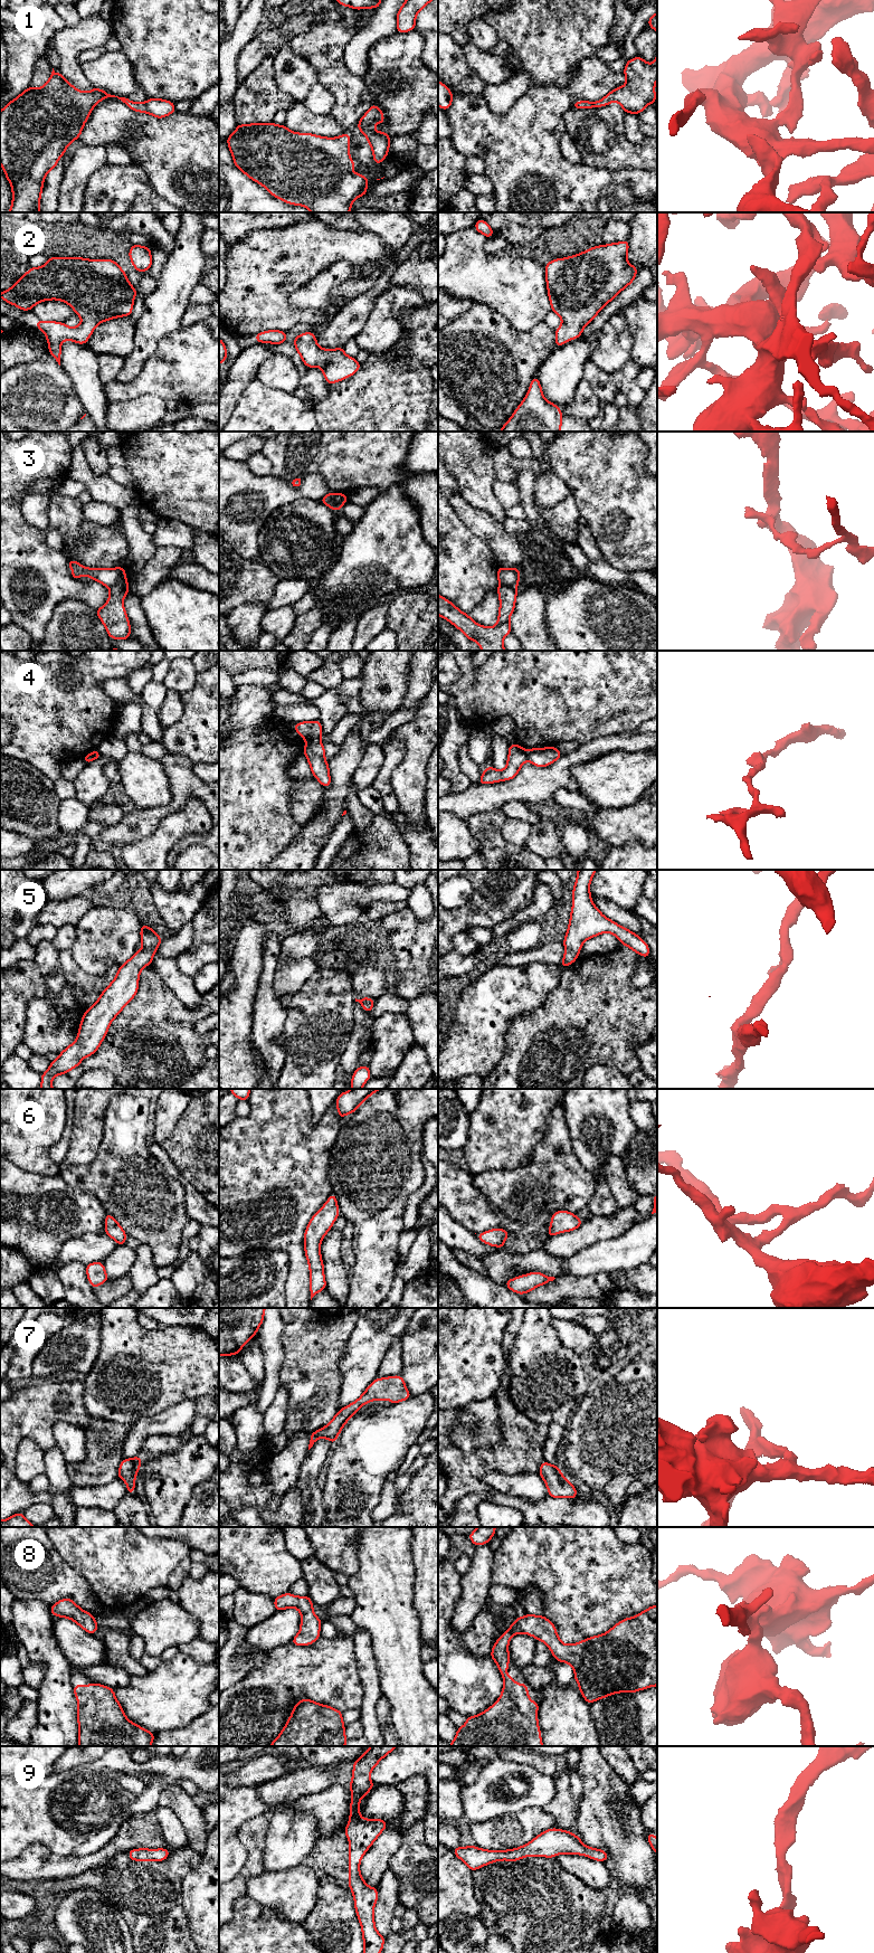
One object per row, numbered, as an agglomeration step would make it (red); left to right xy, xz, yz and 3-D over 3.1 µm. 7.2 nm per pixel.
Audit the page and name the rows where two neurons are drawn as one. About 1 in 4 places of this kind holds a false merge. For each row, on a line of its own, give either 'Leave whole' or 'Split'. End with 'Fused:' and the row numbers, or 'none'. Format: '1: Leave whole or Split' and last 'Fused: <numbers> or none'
1: Leave whole
2: Leave whole
3: Split
4: Split
5: Leave whole
6: Leave whole
7: Leave whole
8: Leave whole
9: Leave whole
Fused: 3, 4

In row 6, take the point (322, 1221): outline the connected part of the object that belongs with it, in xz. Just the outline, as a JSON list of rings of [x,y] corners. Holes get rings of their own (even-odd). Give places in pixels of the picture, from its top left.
[[[332,1193],[327,1202],[312,1216],[305,1230],[304,1250],[310,1267],[311,1300],[317,1292],[326,1288],[320,1246],[324,1235],[339,1216],[336,1196]]]

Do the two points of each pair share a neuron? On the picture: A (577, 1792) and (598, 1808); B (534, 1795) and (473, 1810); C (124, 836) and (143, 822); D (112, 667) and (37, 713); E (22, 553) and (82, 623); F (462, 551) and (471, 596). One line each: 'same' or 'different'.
A: different
B: same
C: same
D: same
E: different
F: same

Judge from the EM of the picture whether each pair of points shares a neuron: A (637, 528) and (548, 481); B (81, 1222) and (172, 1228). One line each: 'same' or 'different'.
A: different
B: different

